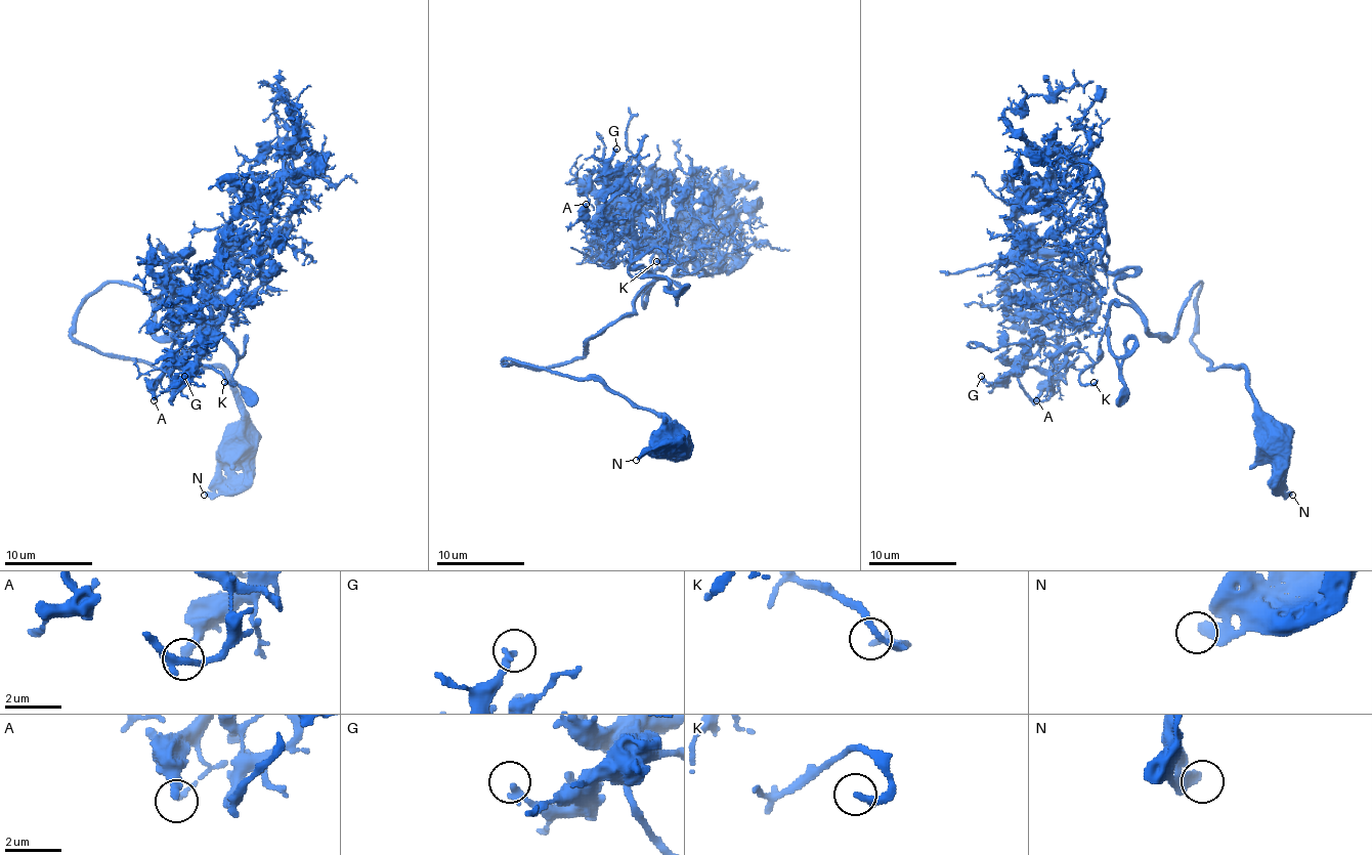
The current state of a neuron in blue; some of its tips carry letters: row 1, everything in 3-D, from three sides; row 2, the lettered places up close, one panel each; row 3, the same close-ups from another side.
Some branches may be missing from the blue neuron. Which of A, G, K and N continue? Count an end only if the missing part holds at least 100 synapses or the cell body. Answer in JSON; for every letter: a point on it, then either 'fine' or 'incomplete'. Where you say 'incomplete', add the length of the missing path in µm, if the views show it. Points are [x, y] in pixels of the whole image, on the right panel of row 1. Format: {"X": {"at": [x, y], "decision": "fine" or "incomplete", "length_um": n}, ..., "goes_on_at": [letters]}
{"A": {"at": [1036, 400], "decision": "fine"}, "G": {"at": [981, 376], "decision": "fine"}, "K": {"at": [1094, 382], "decision": "incomplete", "length_um": 35}, "N": {"at": [1292, 495], "decision": "fine"}, "goes_on_at": ["K"]}

